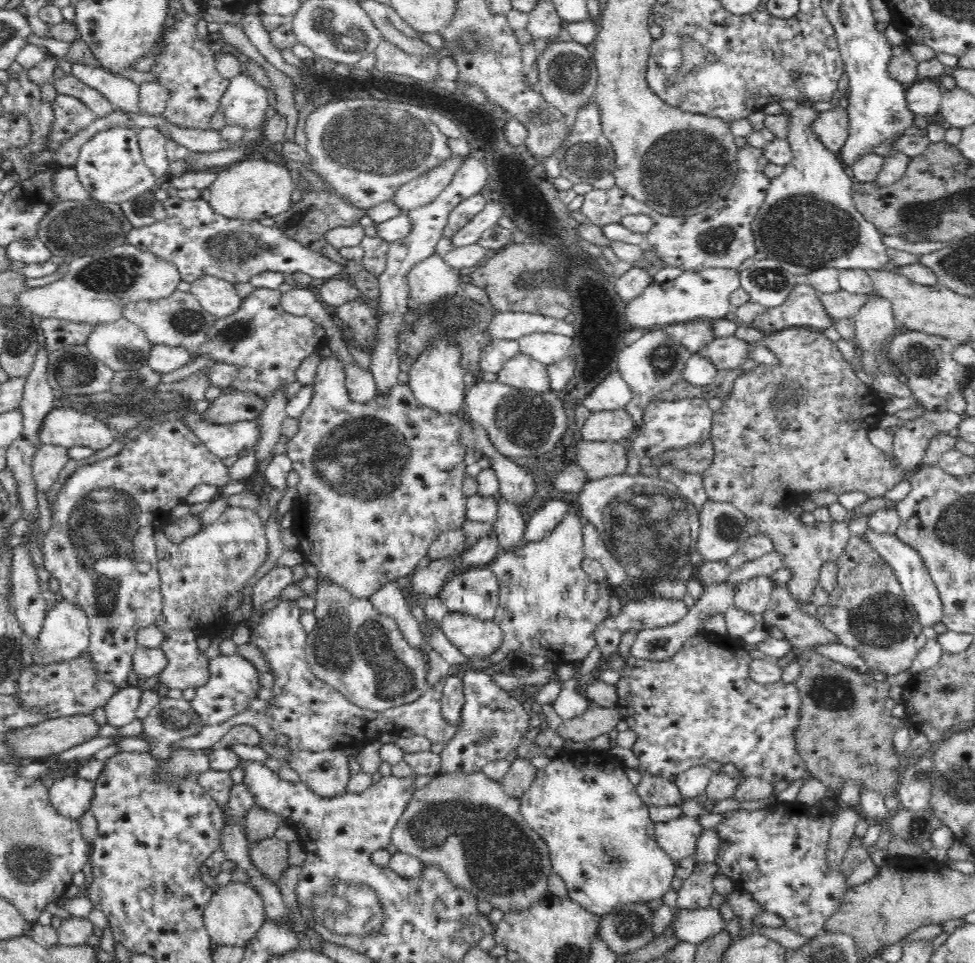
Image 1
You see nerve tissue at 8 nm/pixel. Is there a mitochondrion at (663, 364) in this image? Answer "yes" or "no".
yes

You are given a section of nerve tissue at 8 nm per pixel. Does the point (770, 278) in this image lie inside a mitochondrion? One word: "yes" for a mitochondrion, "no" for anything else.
yes

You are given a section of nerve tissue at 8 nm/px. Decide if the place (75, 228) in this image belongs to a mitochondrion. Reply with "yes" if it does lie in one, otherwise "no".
yes

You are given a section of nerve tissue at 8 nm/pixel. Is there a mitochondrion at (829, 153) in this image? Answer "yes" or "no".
no

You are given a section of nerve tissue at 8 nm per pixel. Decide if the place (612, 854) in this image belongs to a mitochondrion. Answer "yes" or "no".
yes

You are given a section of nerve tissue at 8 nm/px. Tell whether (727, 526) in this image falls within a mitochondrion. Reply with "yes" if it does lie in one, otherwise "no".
yes

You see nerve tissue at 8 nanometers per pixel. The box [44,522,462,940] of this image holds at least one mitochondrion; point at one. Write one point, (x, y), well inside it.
(365, 650)

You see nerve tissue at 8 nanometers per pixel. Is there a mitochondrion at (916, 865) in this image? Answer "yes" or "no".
no

